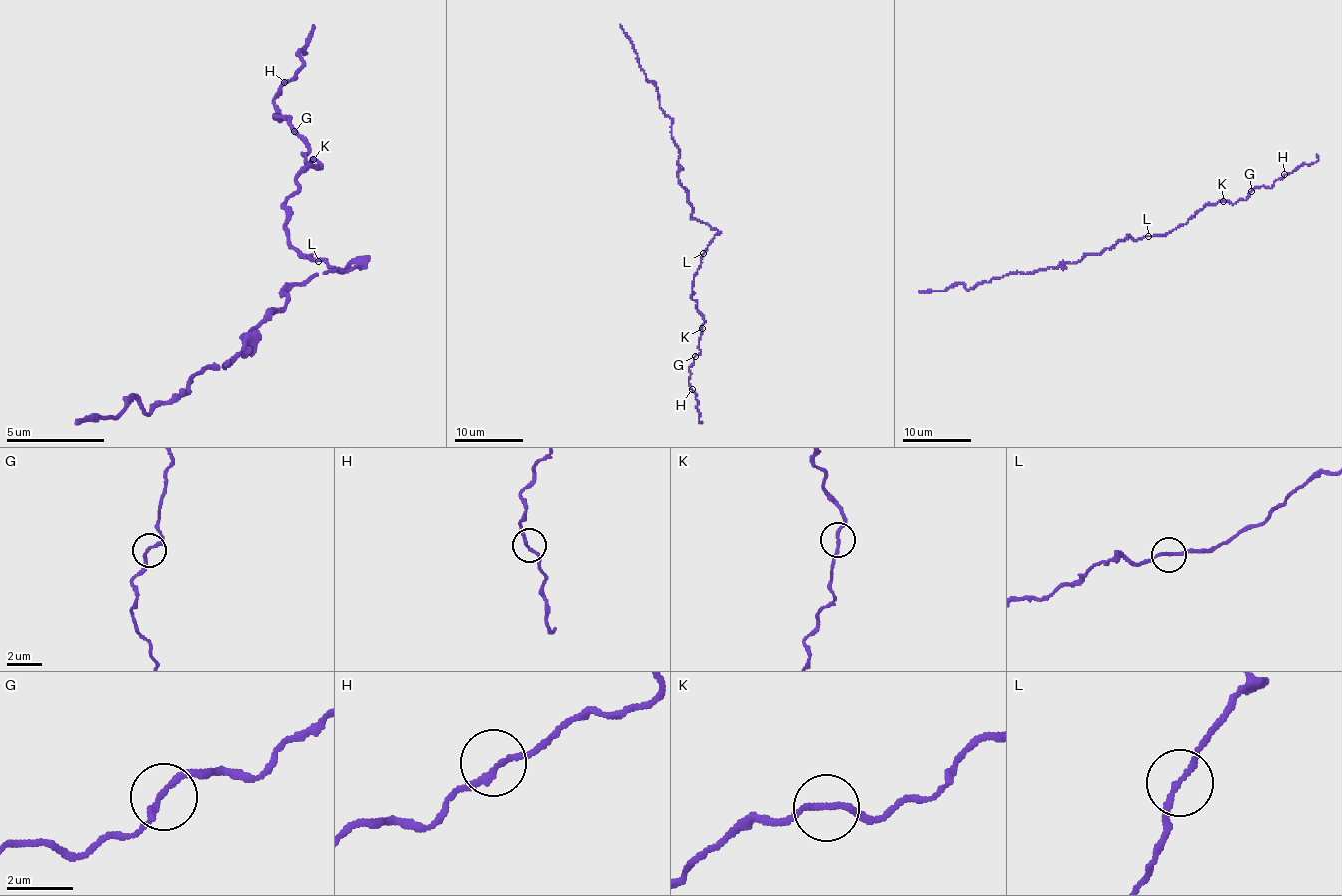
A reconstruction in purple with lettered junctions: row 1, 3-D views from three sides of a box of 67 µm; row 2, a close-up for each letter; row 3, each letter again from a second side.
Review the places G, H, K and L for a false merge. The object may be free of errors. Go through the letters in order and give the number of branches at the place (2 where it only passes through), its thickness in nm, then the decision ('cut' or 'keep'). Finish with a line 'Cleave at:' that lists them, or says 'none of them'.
G: 2 | 180 nm | keep
H: 2 | 180 nm | keep
K: 2 | 180 nm | keep
L: 2 | 170 nm | keep
Cleave at: none of them

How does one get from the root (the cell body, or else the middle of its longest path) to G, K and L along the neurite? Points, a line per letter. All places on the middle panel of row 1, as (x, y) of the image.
G: (711, 228), (718, 233), (702, 255), (692, 286), (692, 298), (704, 320), (699, 341), (700, 351), (695, 356)
K: (711, 228), (718, 233), (702, 255), (692, 286), (692, 298), (704, 320), (702, 329)
L: (711, 228), (718, 233), (704, 253)

